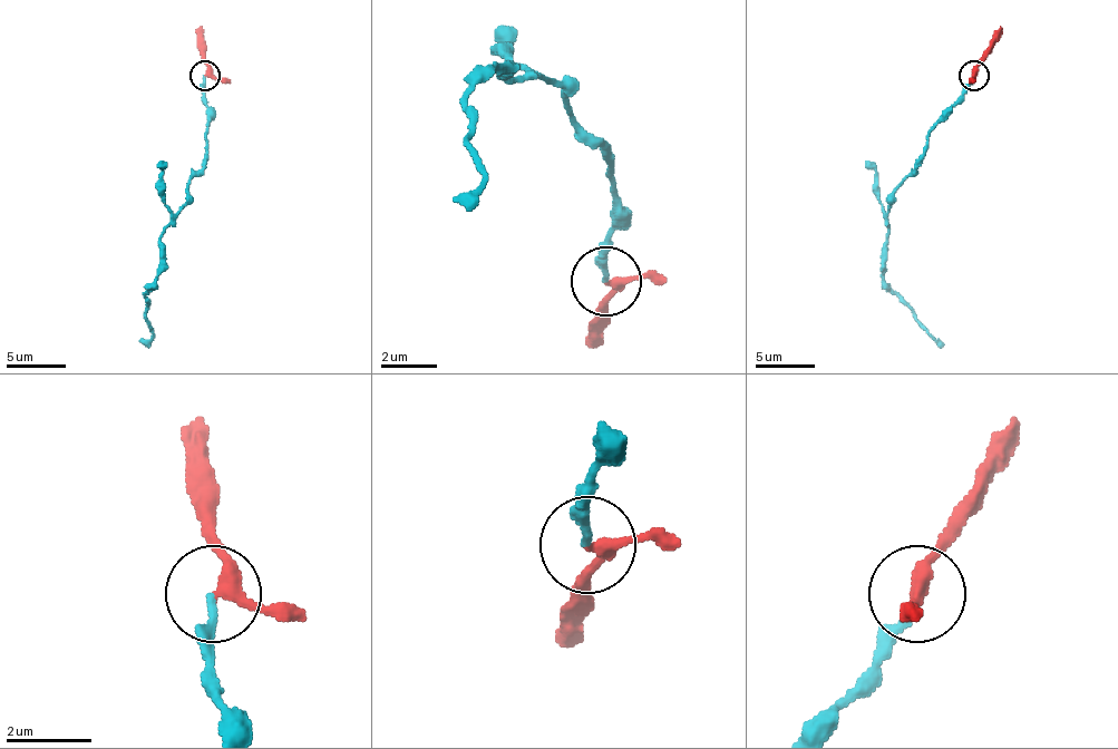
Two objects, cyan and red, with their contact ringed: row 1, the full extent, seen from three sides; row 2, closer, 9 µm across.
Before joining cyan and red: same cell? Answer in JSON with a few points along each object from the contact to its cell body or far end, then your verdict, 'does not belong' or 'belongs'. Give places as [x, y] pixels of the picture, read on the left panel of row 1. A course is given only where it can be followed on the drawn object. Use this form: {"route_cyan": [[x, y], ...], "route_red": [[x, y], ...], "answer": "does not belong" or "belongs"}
{"route_cyan": [[204, 76], [206, 156], [177, 215], [159, 239], [159, 274], [145, 292], [151, 337], [138, 342]], "route_red": [[204, 76], [206, 64], [201, 26]], "answer": "belongs"}

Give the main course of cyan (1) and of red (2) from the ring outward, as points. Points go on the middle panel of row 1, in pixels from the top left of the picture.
1: (604, 279), (611, 167), (563, 90), (542, 77), (486, 70), (465, 98), (479, 182), (450, 203)
2: (604, 279), (611, 287), (598, 342)

